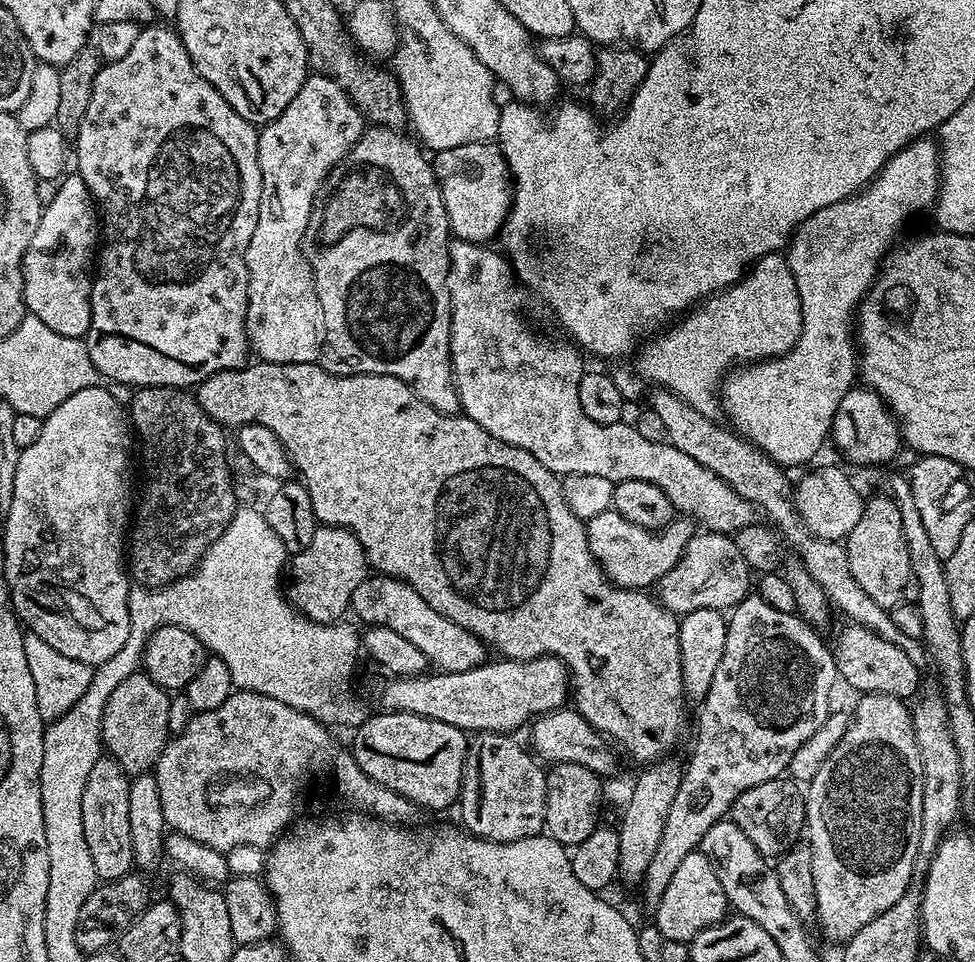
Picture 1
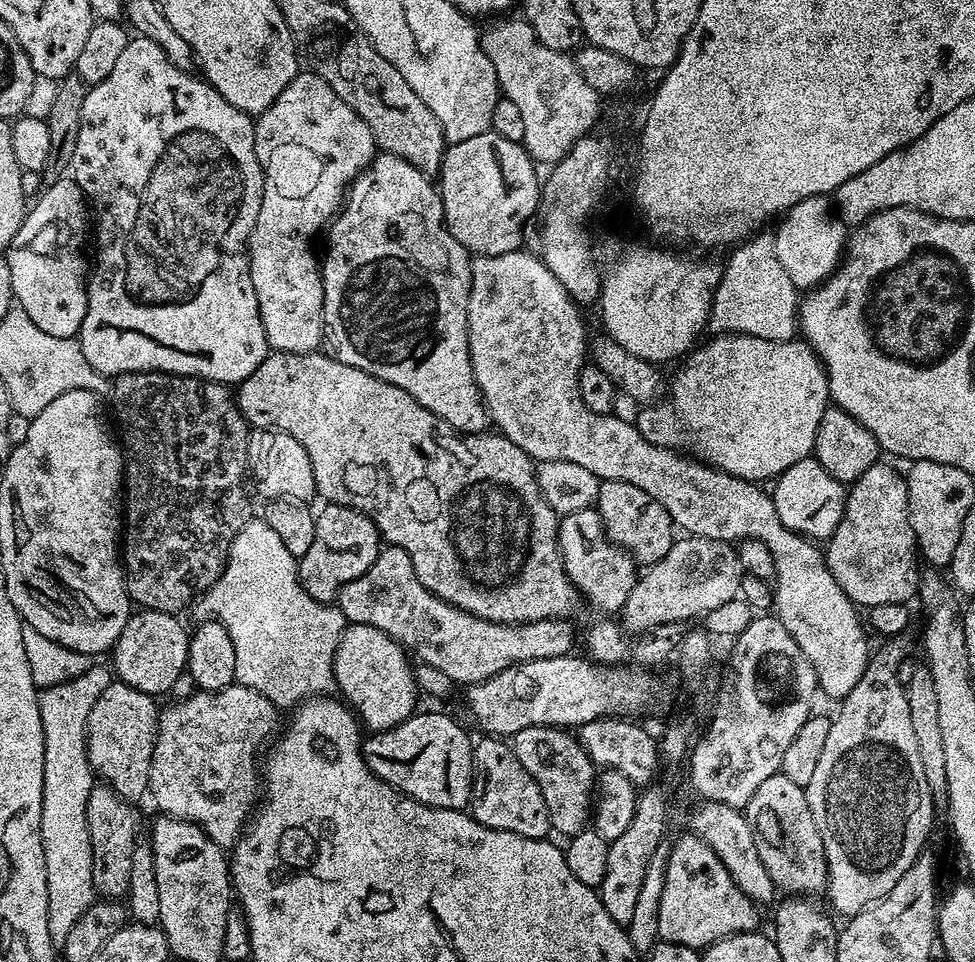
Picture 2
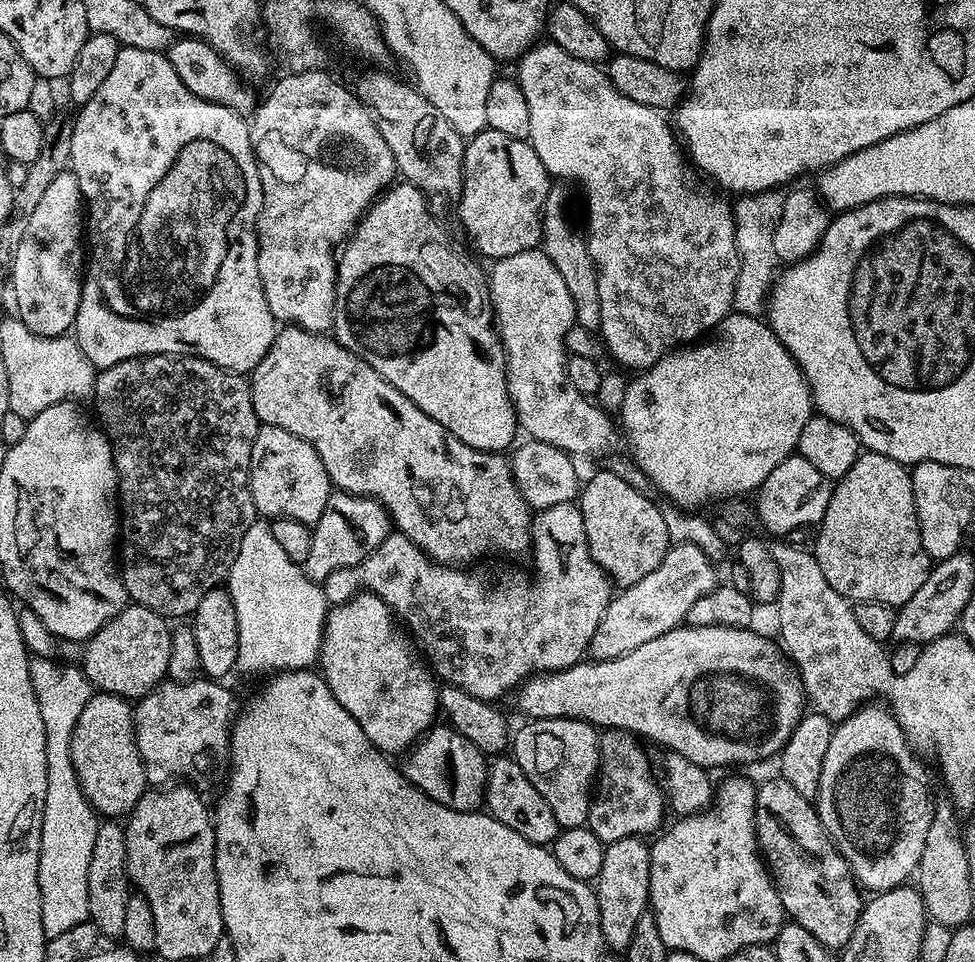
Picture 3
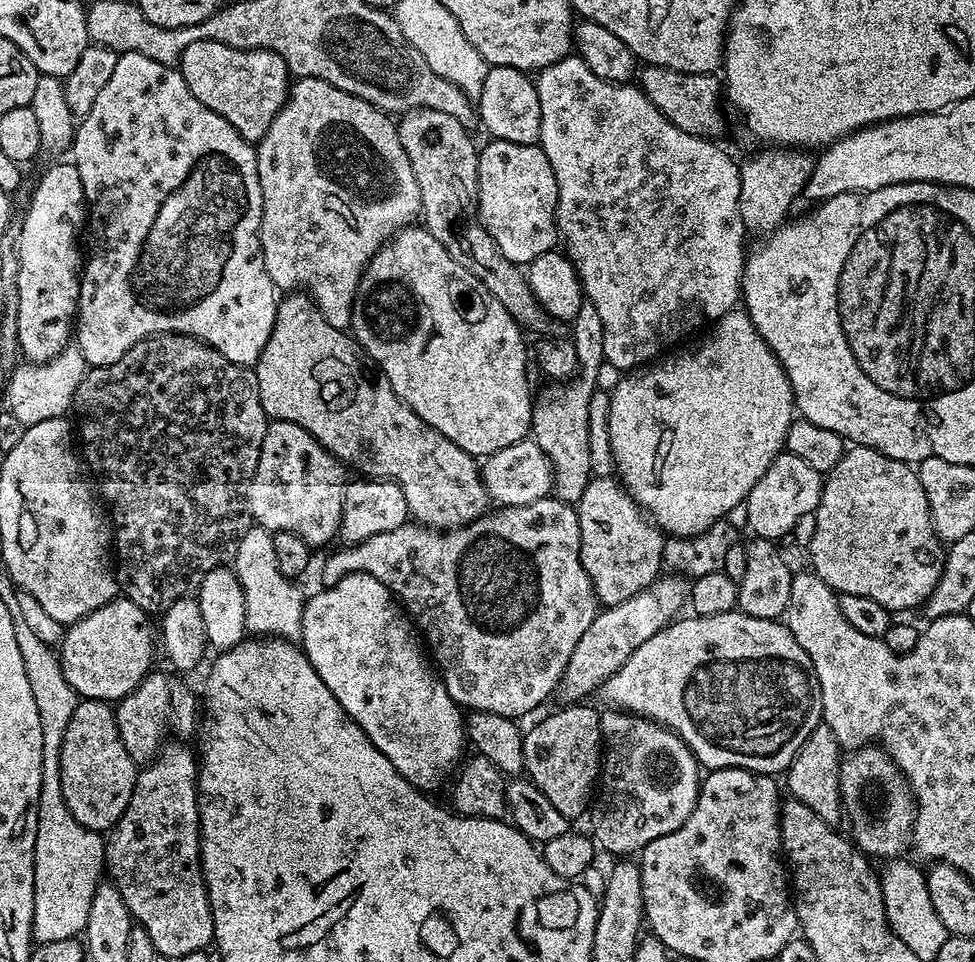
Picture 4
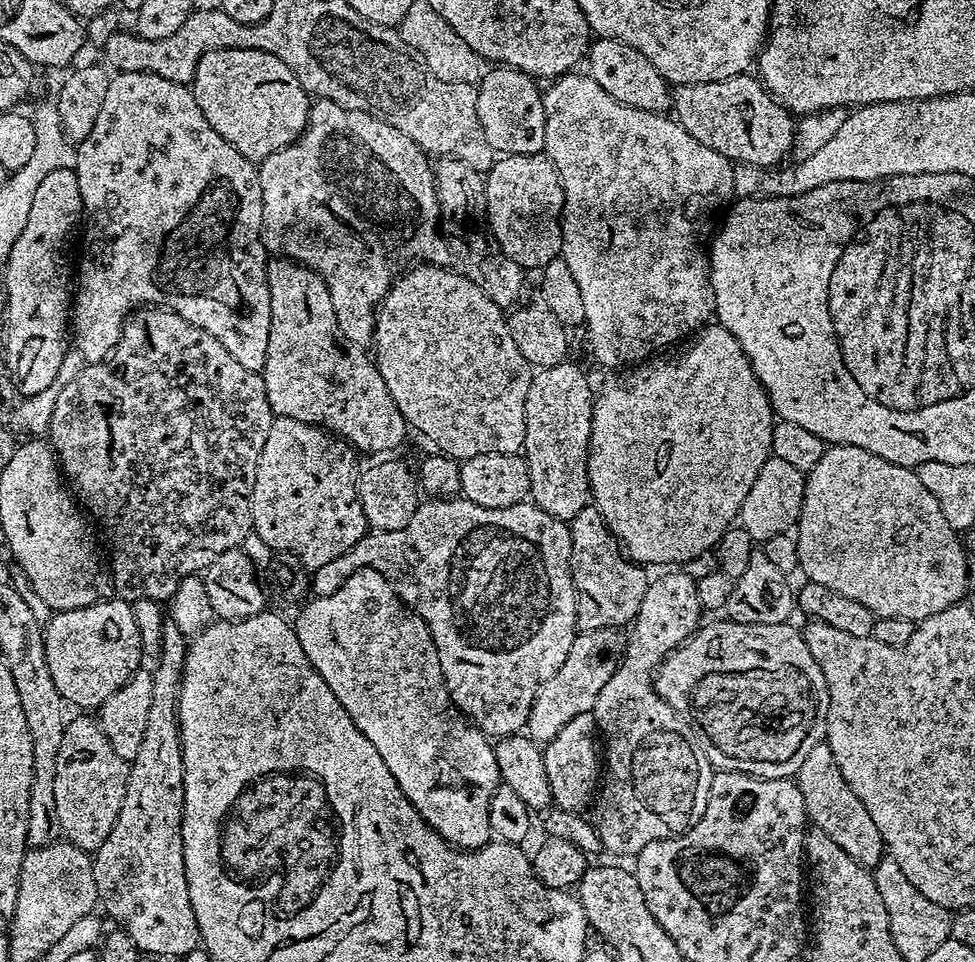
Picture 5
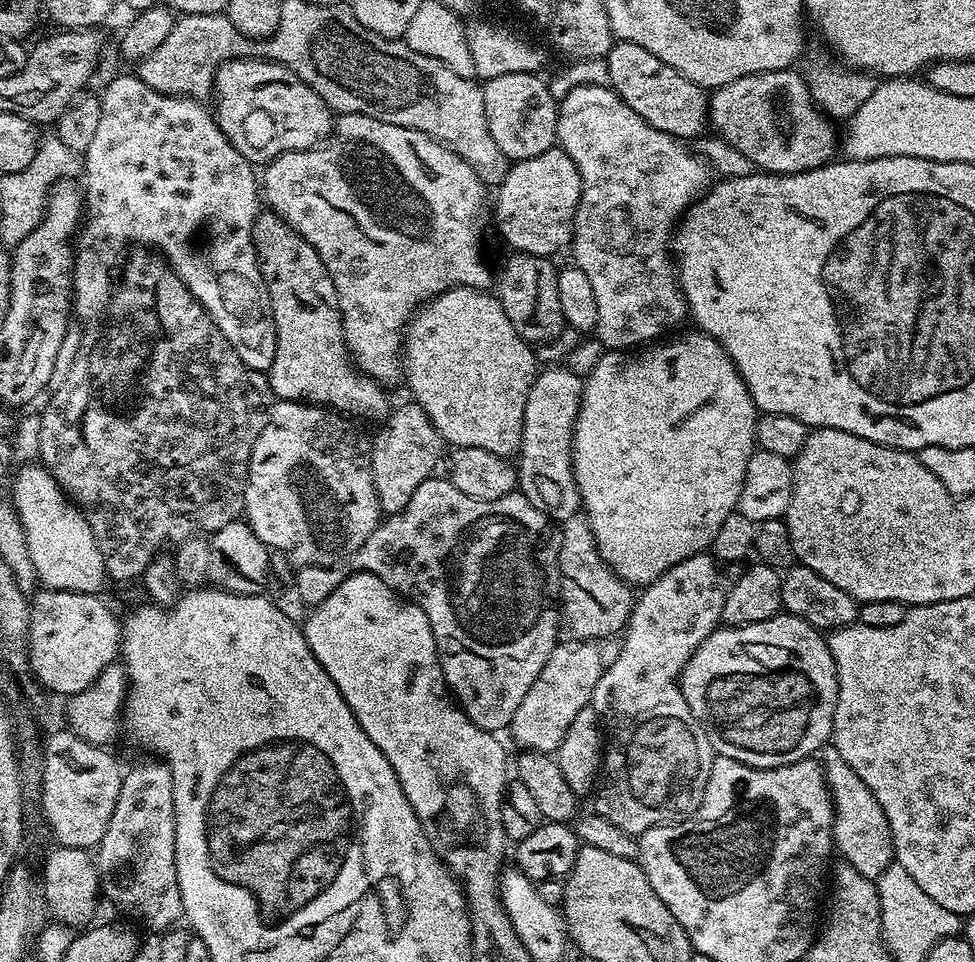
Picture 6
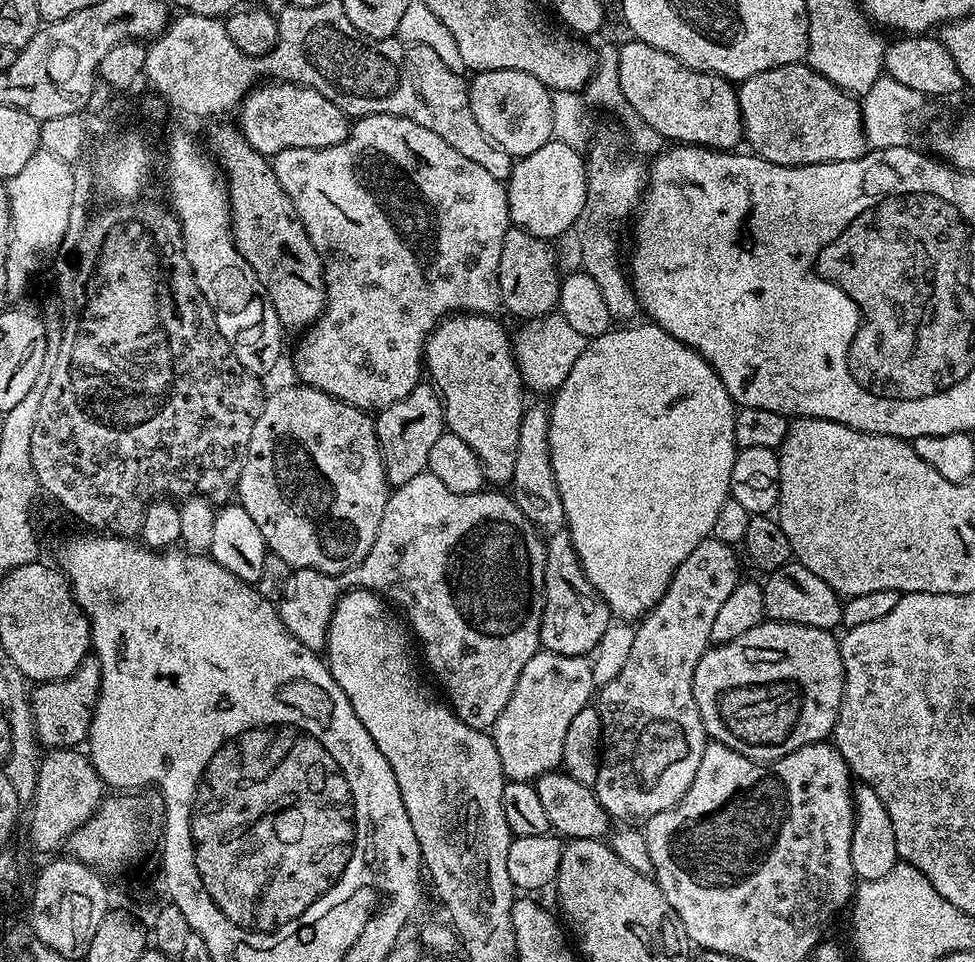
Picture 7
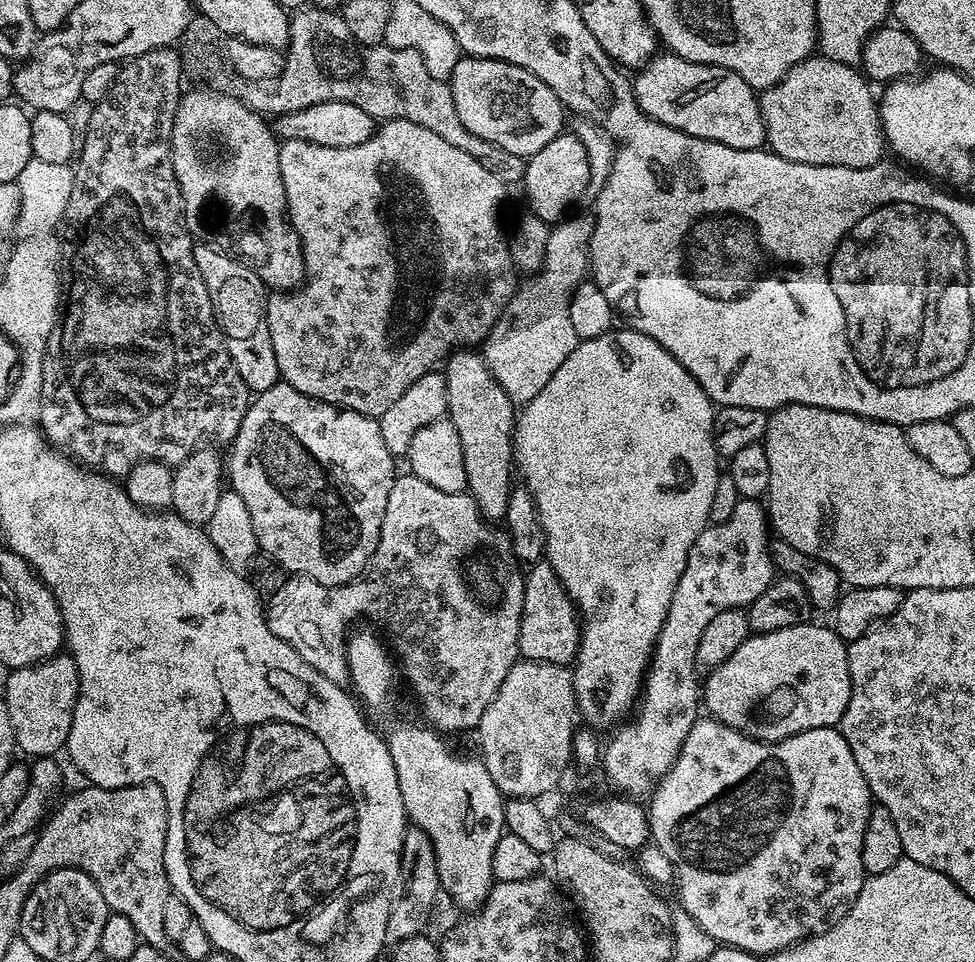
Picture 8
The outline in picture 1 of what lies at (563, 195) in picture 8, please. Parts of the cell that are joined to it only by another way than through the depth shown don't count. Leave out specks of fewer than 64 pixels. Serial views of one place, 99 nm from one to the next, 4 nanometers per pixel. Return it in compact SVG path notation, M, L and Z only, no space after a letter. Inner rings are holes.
M495 143L467 144L454 146L454 150L442 150L435 153L431 161L432 171L436 173L436 181L442 194L442 202L446 206L446 218L451 235L457 240L468 240L471 244L484 244L495 237L504 227L508 210L512 207L512 175L508 169L506 158L500 153Z

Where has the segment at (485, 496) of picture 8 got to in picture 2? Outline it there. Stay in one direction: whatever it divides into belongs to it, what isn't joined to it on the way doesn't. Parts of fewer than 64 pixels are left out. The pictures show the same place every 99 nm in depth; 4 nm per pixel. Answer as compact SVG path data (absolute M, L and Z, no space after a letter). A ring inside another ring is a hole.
M380 152L369 162L368 167L352 181L346 199L334 219L327 225L328 249L322 252L320 277L324 291L324 340L329 344L330 355L346 366L354 366L358 370L366 370L366 374L382 378L410 394L414 402L426 406L438 418L442 418L449 426L461 434L480 434L489 427L488 408L484 405L484 396L472 373L472 359L468 349L468 291L472 281L472 261L468 249L462 246L450 234L444 224L444 207L435 183L430 181L429 173L418 170L410 162L398 158L389 152Z

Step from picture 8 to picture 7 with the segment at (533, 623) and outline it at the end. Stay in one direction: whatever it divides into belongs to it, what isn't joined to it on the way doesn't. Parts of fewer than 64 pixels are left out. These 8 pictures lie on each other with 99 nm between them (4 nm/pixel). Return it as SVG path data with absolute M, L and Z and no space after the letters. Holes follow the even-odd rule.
M556 530L547 537L546 570L544 571L544 613L540 623L540 647L543 651L567 656L587 657L600 644L600 639L608 632L608 623L614 620L611 610L601 596L596 595L596 588L590 586L590 578L580 565L578 554L567 531Z

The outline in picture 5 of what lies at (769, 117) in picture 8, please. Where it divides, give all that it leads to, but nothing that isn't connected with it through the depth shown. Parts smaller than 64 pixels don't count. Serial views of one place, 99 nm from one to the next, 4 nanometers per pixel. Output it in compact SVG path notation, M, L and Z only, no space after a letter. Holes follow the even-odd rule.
M741 74L714 82L677 84L670 108L680 125L698 138L698 142L710 146L710 150L718 150L718 154L733 162L772 168L781 163L780 159L787 152L789 155L793 151L797 121L793 113L753 76Z

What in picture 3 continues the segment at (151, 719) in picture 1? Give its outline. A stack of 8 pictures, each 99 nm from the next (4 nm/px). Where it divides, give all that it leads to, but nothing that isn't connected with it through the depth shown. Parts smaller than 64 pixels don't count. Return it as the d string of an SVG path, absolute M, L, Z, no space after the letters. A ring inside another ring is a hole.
M97 691L90 698L90 702L86 702L86 707L82 709L82 714L78 717L78 726L74 726L74 738L70 738L70 758L74 762L74 774L78 774L78 786L82 794L101 817L127 817L132 807L144 797L149 787L144 773L144 763L136 745L134 708L123 696Z

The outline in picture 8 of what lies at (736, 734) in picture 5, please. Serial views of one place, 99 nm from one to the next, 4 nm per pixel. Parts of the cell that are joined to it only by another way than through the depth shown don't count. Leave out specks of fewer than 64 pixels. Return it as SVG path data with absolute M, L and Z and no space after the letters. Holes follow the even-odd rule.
M805 622L795 624L794 626L786 626L782 630L774 630L773 632L757 632L749 635L746 642L742 642L742 646L738 646L738 650L734 650L734 654L730 654L730 658L726 658L726 662L722 662L722 666L718 666L718 670L707 673L706 679L702 684L702 704L706 709L707 715L713 720L721 720L726 726L736 728L740 732L745 732L747 736L752 736L755 740L765 740L768 744L773 744L779 740L790 738L799 732L806 730L814 730L815 728L830 728L839 725L842 714L847 710L850 702L850 694L852 693L852 683L850 682L850 662L848 661L848 644L839 636L831 627L823 628L820 624L812 624L813 622Z

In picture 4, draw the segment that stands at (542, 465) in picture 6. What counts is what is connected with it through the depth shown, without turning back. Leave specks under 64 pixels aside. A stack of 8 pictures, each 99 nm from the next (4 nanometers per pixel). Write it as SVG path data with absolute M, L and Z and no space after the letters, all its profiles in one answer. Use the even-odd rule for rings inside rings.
M593 304L578 306L578 314L570 322L570 339L578 356L576 375L570 380L552 382L538 392L532 406L531 439L546 454L552 467L552 492L555 499L575 505L582 498L592 472L592 440L588 437L588 419L592 416L592 395L596 392L596 379L600 367L605 367L602 318ZM541 396L541 397L540 397Z

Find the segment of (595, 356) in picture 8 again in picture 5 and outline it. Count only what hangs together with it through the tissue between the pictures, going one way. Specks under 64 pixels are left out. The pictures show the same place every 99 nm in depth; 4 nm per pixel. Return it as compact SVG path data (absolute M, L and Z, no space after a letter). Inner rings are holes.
M712 322L699 329L691 338L685 339L679 346L653 354L647 360L609 376L612 377L601 388L599 385L592 405L588 481L592 487L591 499L594 501L594 506L607 521L608 528L615 533L625 553L642 566L649 566L648 564L680 566L683 565L680 564L683 560L696 560L703 552L711 553L727 528L737 523L742 502L746 502L746 494L750 494L750 486L754 486L758 470L762 470L762 466L772 455L774 423L772 403L768 400L767 390L752 369L747 353L730 330L726 330L719 322Z

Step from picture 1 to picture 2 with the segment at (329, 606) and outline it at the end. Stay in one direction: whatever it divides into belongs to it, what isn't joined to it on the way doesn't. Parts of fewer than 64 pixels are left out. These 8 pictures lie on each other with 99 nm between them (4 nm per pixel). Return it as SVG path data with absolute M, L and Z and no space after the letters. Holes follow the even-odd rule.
M325 503L321 512L315 513L314 543L310 550L298 560L300 585L319 604L331 604L339 597L340 587L346 582L354 582L378 558L382 547L382 537L374 522L357 508L347 508L341 504Z

